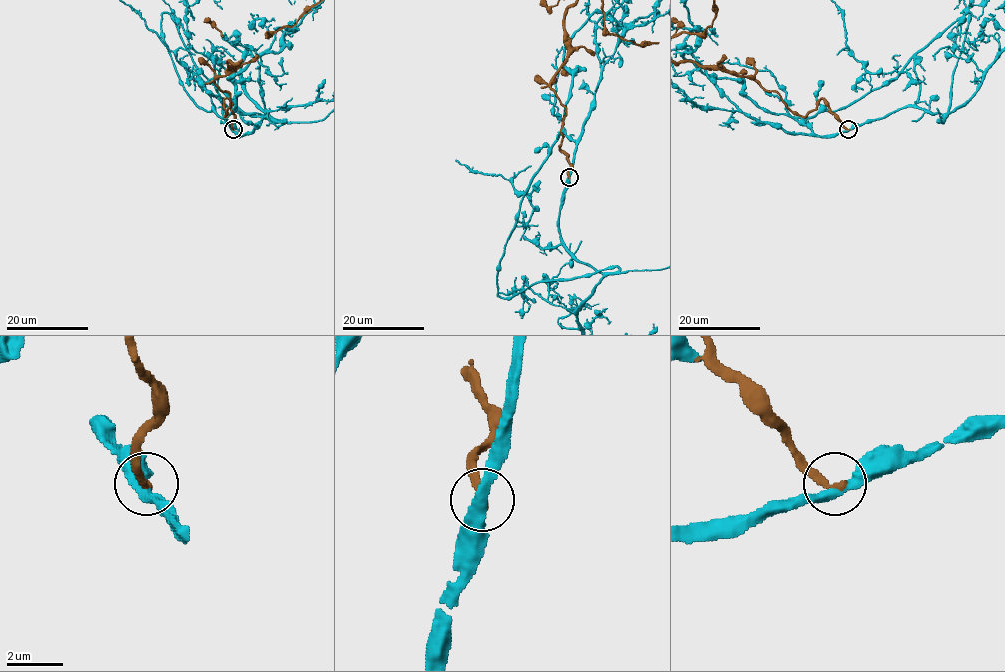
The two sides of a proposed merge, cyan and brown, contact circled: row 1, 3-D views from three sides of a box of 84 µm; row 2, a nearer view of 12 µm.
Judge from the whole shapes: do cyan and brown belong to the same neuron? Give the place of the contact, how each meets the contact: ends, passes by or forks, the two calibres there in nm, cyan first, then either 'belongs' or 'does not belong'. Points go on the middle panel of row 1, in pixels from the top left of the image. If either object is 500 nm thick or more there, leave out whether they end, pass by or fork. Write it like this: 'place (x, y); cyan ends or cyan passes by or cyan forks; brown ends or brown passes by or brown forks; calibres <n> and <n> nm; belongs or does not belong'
place (569, 177); cyan passes by; brown ends; calibres 380 and 240 nm; does not belong

